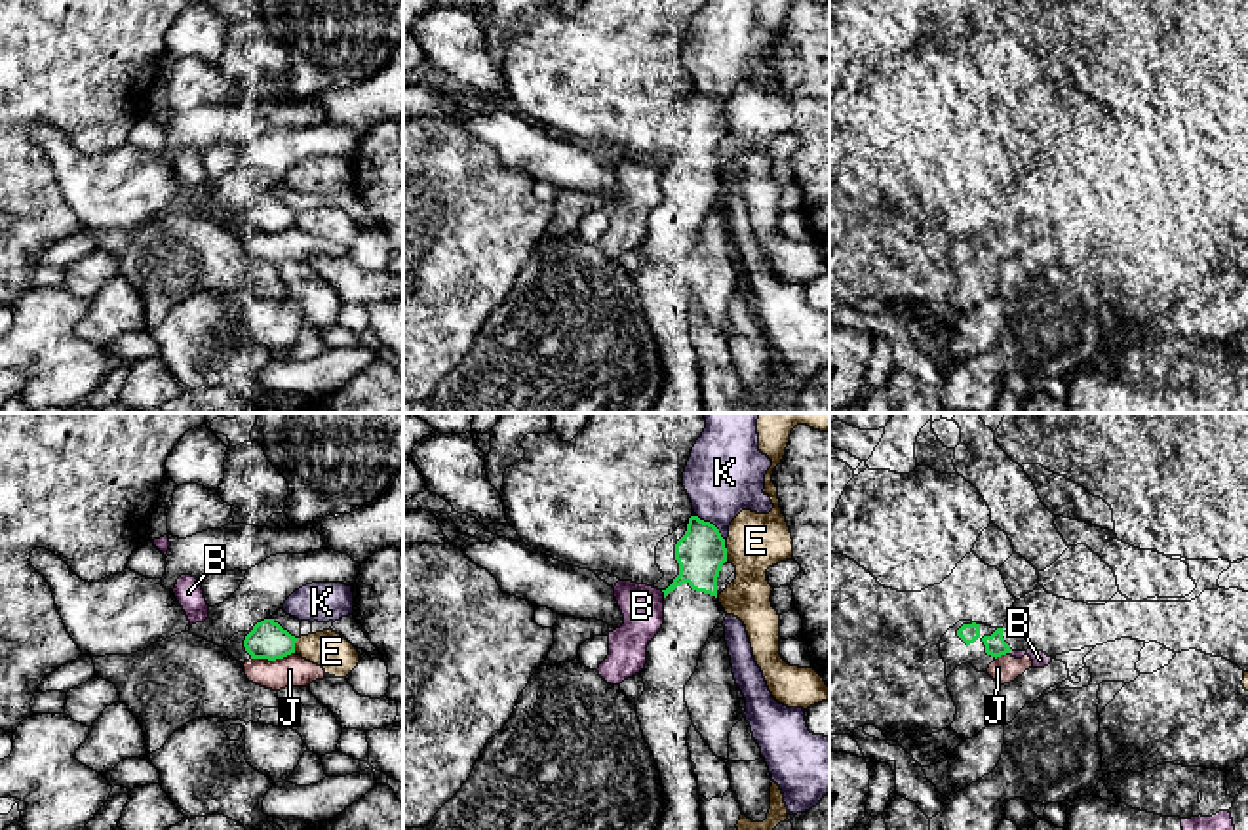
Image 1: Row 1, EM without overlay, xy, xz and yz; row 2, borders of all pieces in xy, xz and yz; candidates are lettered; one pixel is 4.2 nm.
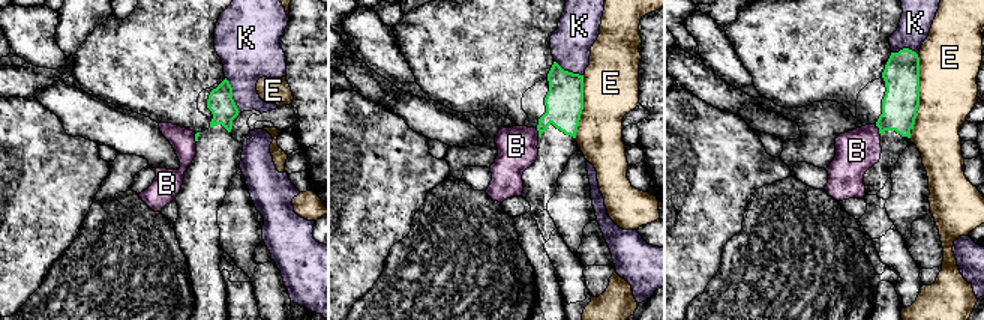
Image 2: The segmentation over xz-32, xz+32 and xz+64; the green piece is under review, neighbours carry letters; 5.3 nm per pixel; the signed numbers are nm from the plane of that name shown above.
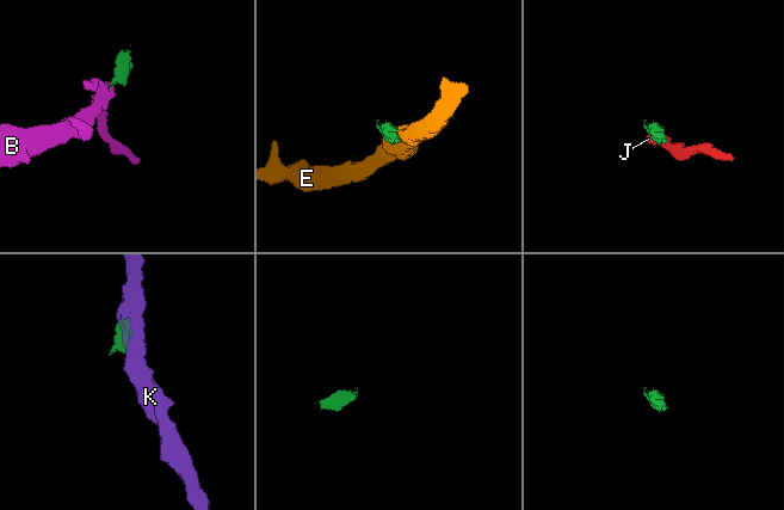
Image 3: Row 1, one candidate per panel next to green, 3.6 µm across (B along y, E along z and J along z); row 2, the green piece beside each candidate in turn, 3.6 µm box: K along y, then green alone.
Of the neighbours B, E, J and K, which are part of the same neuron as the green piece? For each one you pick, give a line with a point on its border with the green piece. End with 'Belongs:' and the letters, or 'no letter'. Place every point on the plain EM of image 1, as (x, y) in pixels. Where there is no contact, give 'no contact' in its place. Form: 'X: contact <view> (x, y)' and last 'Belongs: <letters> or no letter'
Belongs: no letter

